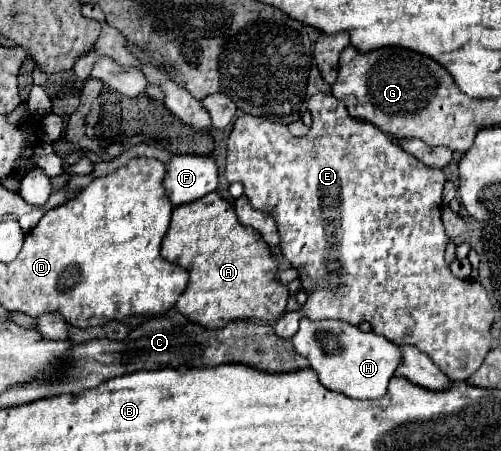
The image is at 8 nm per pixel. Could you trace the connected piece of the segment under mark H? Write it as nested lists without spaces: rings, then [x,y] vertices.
[[[302,318],[292,344],[300,356],[308,358],[312,370],[318,374],[318,380],[328,390],[350,398],[382,398],[388,392],[388,382],[402,360],[398,344],[392,344],[380,334],[362,332],[358,326],[342,320],[312,322]]]

